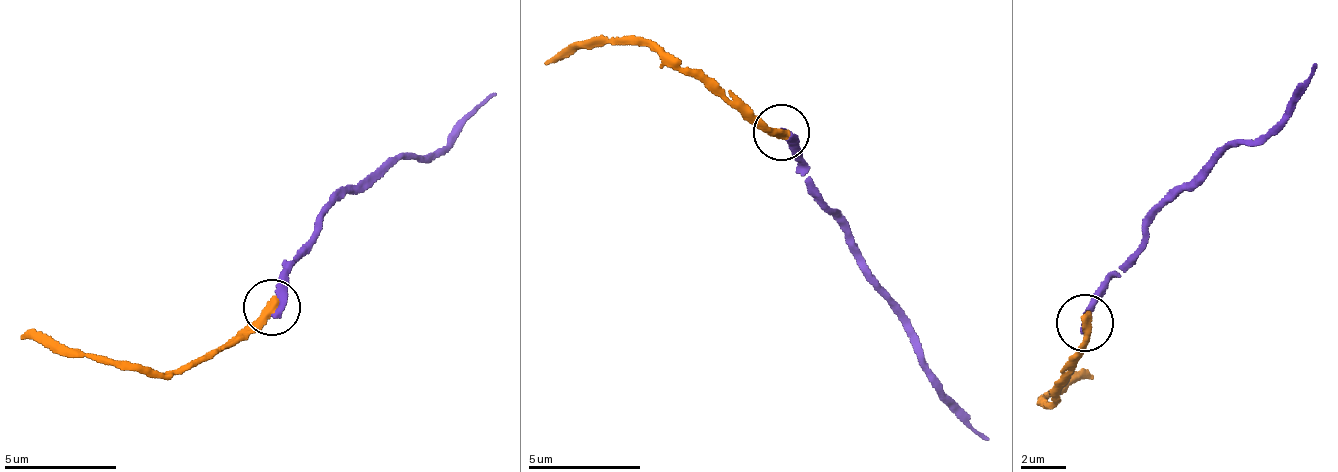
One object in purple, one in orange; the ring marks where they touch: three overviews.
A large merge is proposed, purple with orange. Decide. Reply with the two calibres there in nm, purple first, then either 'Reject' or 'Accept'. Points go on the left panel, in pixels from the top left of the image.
Thickness 400 nm (purple) against 400 nm. Reject

